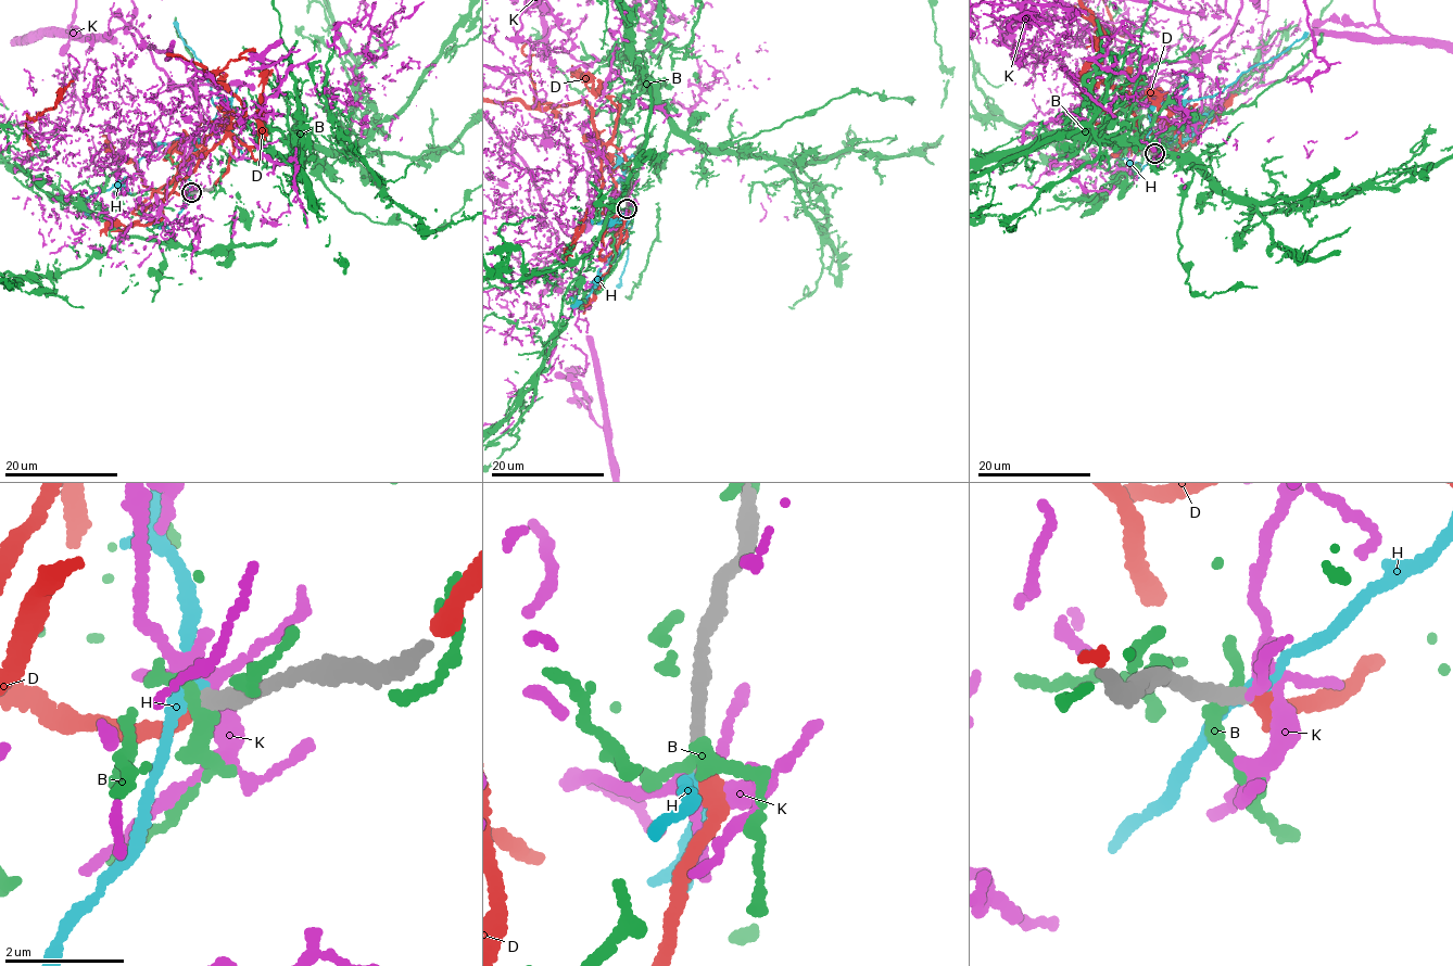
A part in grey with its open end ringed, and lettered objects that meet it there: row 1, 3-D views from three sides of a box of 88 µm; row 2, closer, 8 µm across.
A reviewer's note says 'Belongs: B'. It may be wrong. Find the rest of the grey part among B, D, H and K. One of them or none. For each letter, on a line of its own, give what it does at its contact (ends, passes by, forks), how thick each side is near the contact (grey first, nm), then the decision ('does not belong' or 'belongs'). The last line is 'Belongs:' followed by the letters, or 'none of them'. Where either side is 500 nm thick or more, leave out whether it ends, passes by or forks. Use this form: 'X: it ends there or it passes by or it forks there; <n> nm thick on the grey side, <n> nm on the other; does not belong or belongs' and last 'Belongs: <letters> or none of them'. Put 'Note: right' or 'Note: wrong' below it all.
B: it ends there; 280 nm thick on the grey side, 320 nm on the other; does not belong
D: it ends there; 240 nm thick on the grey side, 280 nm on the other; belongs
H: it passes by; 260 nm thick on the grey side, 220 nm on the other; does not belong
K: it forks there; 260 nm thick on the grey side, 190 nm on the other; does not belong
Belongs: D
Note: wrong

